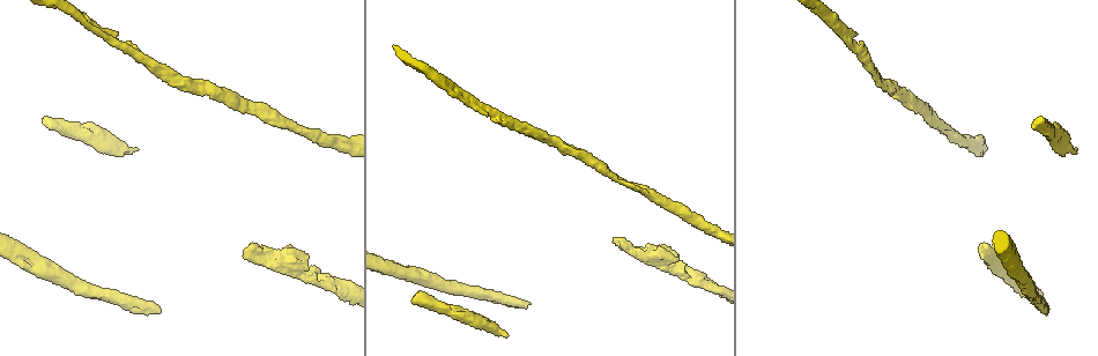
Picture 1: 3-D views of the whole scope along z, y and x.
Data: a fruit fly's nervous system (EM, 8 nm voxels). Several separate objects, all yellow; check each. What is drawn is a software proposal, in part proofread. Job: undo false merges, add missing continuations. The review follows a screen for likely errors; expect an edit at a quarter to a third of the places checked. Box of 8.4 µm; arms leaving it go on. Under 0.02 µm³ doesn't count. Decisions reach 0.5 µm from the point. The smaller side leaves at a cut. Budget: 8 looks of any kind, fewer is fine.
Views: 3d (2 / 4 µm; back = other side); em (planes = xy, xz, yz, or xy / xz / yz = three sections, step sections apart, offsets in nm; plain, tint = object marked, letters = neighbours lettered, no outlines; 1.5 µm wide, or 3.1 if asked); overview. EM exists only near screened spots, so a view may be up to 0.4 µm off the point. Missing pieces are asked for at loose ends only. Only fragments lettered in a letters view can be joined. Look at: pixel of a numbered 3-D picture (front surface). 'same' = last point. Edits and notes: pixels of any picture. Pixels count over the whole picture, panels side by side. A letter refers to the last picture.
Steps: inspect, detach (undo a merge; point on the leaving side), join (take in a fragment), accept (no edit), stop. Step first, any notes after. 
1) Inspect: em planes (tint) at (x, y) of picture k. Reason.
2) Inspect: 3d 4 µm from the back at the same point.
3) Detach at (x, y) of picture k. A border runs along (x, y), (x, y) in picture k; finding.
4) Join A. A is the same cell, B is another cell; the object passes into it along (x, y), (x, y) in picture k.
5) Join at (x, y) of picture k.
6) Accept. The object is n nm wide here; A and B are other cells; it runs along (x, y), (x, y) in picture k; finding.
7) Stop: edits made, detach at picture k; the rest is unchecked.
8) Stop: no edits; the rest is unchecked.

Inspect: em yz step 8 (letters) at (244, 251) of picture 1. Branch stops here.

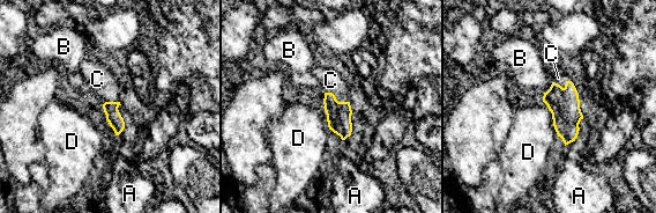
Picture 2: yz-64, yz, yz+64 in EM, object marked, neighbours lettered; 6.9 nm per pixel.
Join C. C is the same cell, A, B and D are other cells; the object passes into it along (338, 114), (335, 98), (330, 80) in picture 2; it goes on there.

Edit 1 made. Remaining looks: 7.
Inspect: 3d 4 µm at (160, 312) of picture 1. An open end.

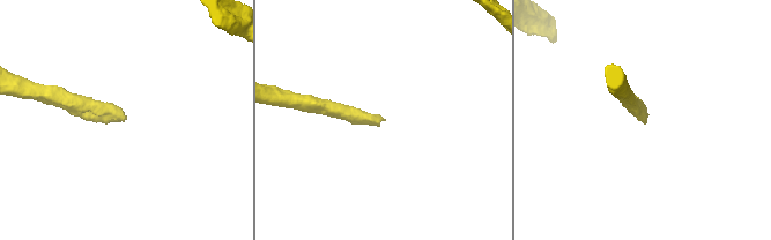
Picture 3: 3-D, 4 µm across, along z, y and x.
Inspect: em planes (tint) at (383, 118) of picture 3. Need the tissue.

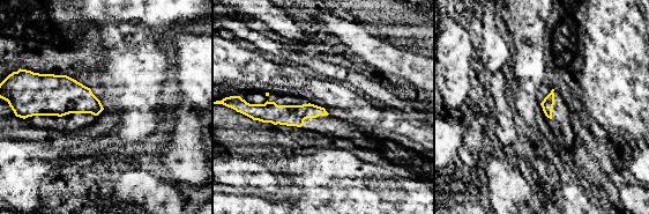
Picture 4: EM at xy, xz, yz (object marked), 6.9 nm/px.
Inspect: em planes (letters) at the same point.

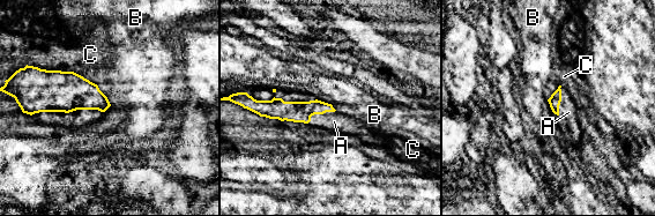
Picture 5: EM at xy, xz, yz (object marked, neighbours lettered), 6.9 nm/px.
Join A. A is the same cell, B and C are other cells; the object passes into it along (291, 111), (319, 113), (334, 121) in picture 5; the cell continues.

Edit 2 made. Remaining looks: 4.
Inspect: em planes (letters) at (1077, 149) of picture 1. Free end.

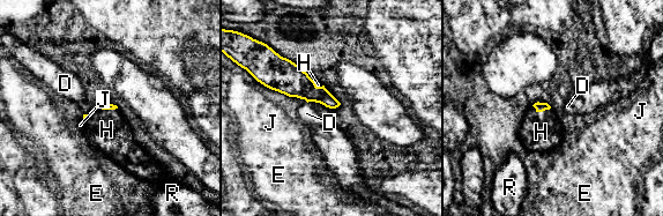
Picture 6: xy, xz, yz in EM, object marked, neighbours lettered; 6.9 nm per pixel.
Join H. H is the same cell, D, E, J and R are other cells; the object passes into it along (539, 106), (541, 111), (541, 132) in picture 6; it goes on there.

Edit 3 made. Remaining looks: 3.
Stop: edits made, join at picture 2, join at picture 5, join at picture 6; the rest is unchecked.

